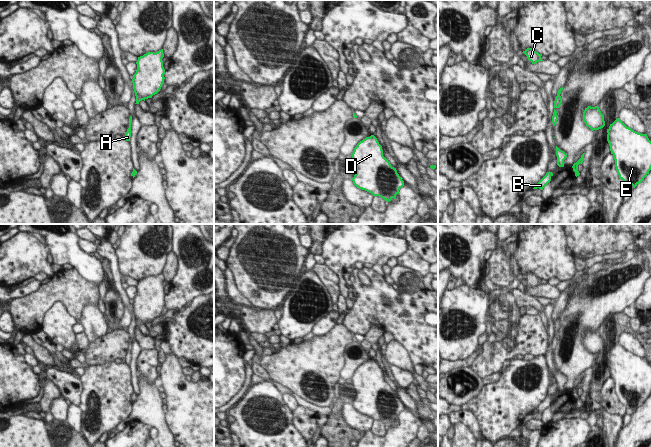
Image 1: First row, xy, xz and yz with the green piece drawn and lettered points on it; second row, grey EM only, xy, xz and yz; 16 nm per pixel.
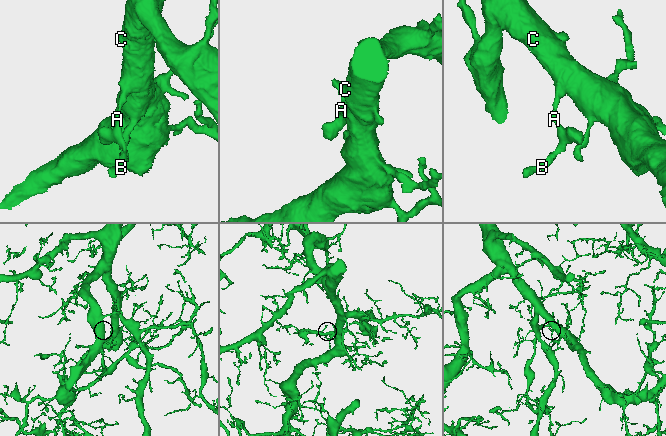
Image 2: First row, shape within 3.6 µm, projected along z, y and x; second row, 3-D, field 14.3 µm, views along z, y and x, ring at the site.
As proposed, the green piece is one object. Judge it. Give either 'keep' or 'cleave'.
keep

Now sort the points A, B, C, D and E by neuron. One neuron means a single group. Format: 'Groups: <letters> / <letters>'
Groups: A B C D E.

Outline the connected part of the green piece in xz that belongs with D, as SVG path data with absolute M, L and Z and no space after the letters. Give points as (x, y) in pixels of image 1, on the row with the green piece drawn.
M374 135L360 141L351 154L356 174L351 179L362 190L391 201L404 186L396 168L383 156L382 146Z

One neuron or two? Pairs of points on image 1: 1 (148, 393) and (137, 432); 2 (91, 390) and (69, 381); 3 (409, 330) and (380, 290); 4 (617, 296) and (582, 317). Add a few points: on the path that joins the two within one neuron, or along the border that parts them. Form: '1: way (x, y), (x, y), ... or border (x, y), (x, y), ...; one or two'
1: border (132, 419), (139, 420), (151, 427); two
2: border (78, 377), (82, 385), (79, 405); two
3: way (401, 319), (397, 315), (397, 308), (391, 297); one
4: way (608, 296), (603, 296), (591, 308); one

